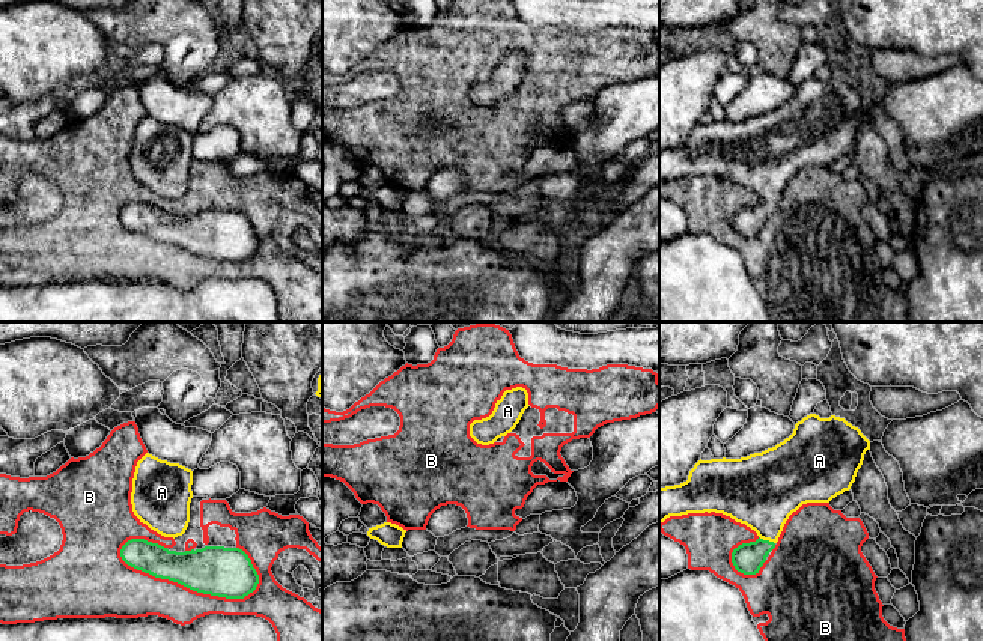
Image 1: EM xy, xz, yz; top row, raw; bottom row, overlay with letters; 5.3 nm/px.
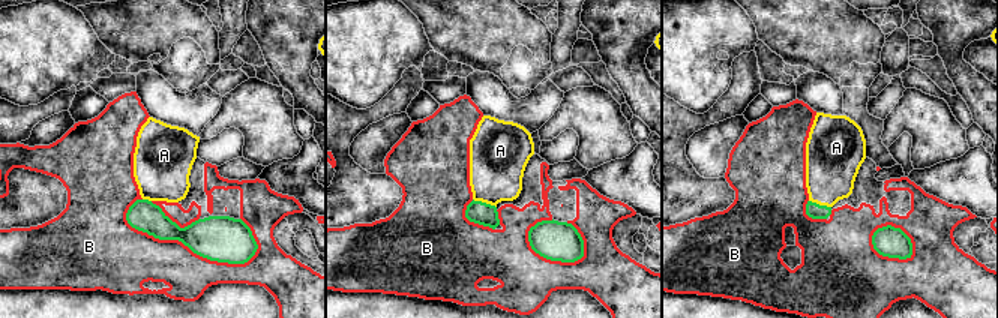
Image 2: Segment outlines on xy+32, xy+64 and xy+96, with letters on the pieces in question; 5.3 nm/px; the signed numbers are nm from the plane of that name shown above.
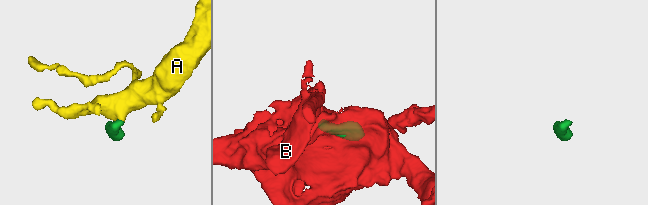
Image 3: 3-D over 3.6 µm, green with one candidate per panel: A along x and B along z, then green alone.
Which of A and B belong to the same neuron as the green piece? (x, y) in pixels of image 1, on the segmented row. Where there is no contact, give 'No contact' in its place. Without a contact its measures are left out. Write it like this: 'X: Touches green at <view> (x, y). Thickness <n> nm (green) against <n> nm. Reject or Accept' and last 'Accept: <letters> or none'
A: Touches green at yz (766, 540). Thickness 160 nm (green) against 380 nm. Accept
B: Touches green at xy (187, 587). Thickness 280 nm (green) against 240 nm. Reject
Accept: A

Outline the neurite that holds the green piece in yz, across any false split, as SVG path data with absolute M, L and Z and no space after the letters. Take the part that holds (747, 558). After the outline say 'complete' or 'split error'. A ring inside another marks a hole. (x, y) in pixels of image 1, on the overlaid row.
M810 414L795 424L789 438L772 448L741 459L700 459L686 482L659 488L659 524L670 516L705 512L723 513L745 524L759 539L735 548L732 563L738 572L756 575L775 548L789 516L802 504L829 503L849 491L867 450L870 441L845 418Z | split error

